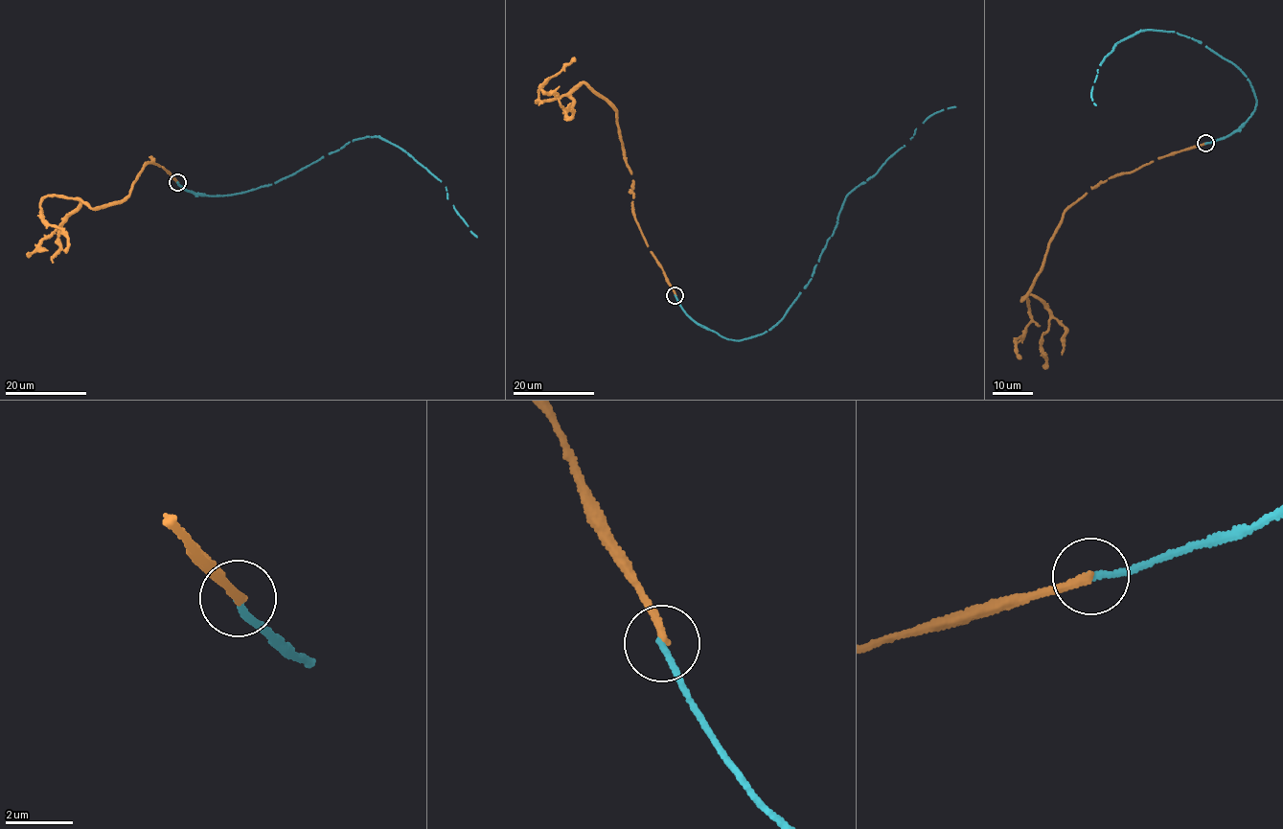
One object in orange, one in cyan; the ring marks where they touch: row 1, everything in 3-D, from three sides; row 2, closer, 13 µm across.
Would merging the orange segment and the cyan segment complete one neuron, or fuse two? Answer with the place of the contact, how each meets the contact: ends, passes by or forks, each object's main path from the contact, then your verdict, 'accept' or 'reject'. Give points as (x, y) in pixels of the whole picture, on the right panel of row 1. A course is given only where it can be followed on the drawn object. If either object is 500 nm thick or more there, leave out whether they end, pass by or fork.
at (1205, 143); orange ends there; cyan ends there; orange runs (1205, 143), (1113, 175), (1064, 213), (1021, 299), (1026, 297), (1031, 321), (1017, 339), (1019, 359); cyan runs (1205, 143), (1237, 129), (1257, 100), (1235, 64), (1174, 32), (1140, 30), (1118, 42), (1100, 64), (1095, 104); reject

